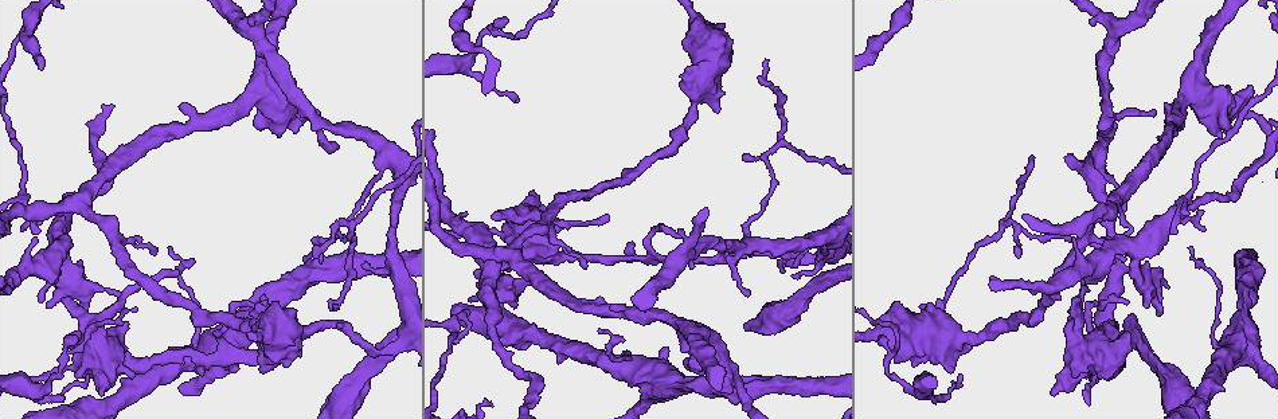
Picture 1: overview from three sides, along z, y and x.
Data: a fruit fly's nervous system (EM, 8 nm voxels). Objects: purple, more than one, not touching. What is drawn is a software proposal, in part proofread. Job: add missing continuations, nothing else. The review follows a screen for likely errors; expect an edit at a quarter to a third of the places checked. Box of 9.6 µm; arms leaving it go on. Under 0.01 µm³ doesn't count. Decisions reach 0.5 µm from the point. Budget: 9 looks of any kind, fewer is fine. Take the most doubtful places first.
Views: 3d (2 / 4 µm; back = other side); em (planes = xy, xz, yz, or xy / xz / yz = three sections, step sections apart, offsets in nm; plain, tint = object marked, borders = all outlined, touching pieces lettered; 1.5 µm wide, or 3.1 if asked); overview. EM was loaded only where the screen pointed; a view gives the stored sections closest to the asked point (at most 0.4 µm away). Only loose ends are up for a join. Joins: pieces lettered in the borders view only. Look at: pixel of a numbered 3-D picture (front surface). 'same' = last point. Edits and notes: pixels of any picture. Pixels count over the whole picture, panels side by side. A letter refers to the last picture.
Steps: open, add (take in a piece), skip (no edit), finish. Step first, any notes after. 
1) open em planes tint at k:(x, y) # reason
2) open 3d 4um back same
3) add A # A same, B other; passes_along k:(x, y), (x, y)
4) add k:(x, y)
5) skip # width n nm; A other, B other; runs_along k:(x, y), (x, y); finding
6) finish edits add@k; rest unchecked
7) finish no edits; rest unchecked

open em planes borders at 1:(1149, 114) # tapers out

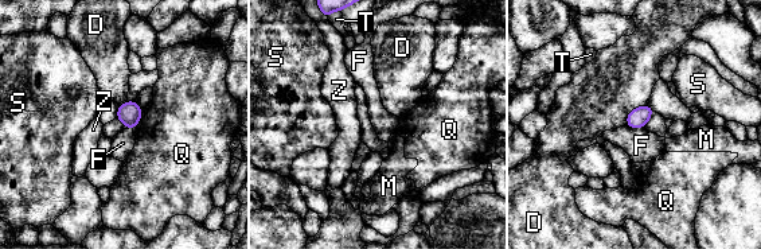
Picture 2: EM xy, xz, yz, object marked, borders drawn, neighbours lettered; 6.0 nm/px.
skip # D other, F other, M other, Q other, S other, T other, Z other; border 2:(647, 104), (633, 108), (624, 124); none of them fits

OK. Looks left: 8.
open em planes borders at 1:(363, 269) # thin end

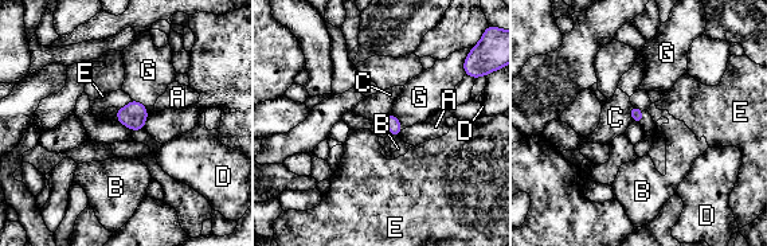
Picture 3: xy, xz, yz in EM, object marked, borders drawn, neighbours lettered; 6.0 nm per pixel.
skip # A other, B other, C other, D other, E other, G other; border 3:(630, 105), (633, 121); none of them fits

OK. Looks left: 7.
open 3d 2um at 1:(631, 242) # branch stops here

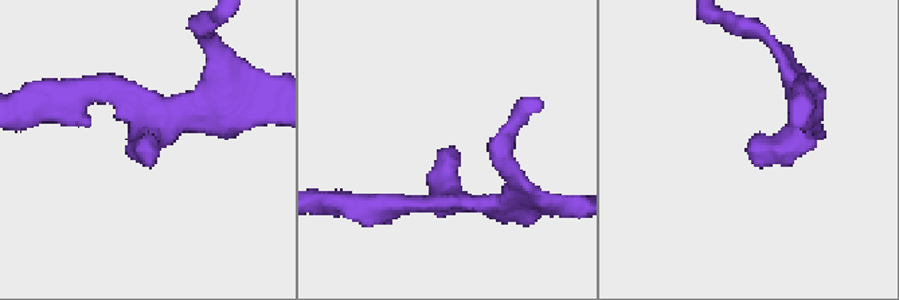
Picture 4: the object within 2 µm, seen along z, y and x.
open em planes borders at 4:(453, 155) # arm_widths 180, 190 nm; shape alone is not enough

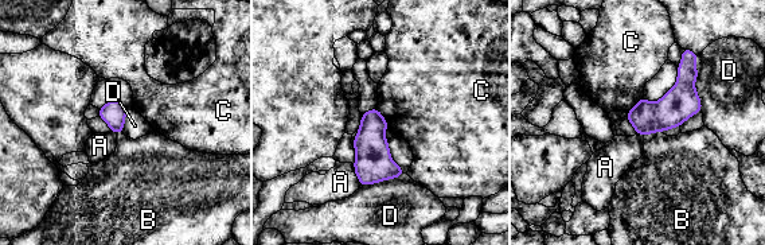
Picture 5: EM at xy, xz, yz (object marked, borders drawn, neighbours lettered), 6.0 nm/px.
skip # width 150 nm; A other, B other, C other, D other; no lettered piece goes on from it

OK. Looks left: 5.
open 3d 2um at 1:(534, 192) # free end

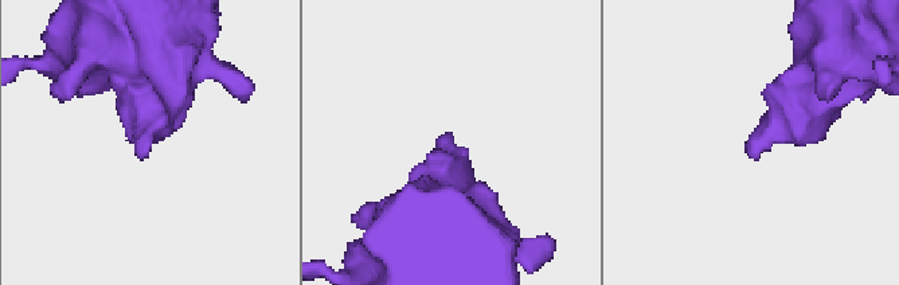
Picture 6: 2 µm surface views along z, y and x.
open em planes borders at 6:(149, 143) # now the EM

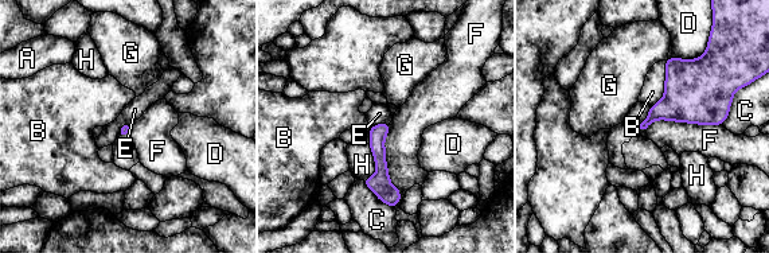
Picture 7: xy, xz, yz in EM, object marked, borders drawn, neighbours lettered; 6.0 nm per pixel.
skip # A other, B other, C other, D other, E other, F other, G other, H other; border 7:(389, 124), (394, 207); no lettered piece goes on from it

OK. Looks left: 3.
finish no edits; rest unchecked

